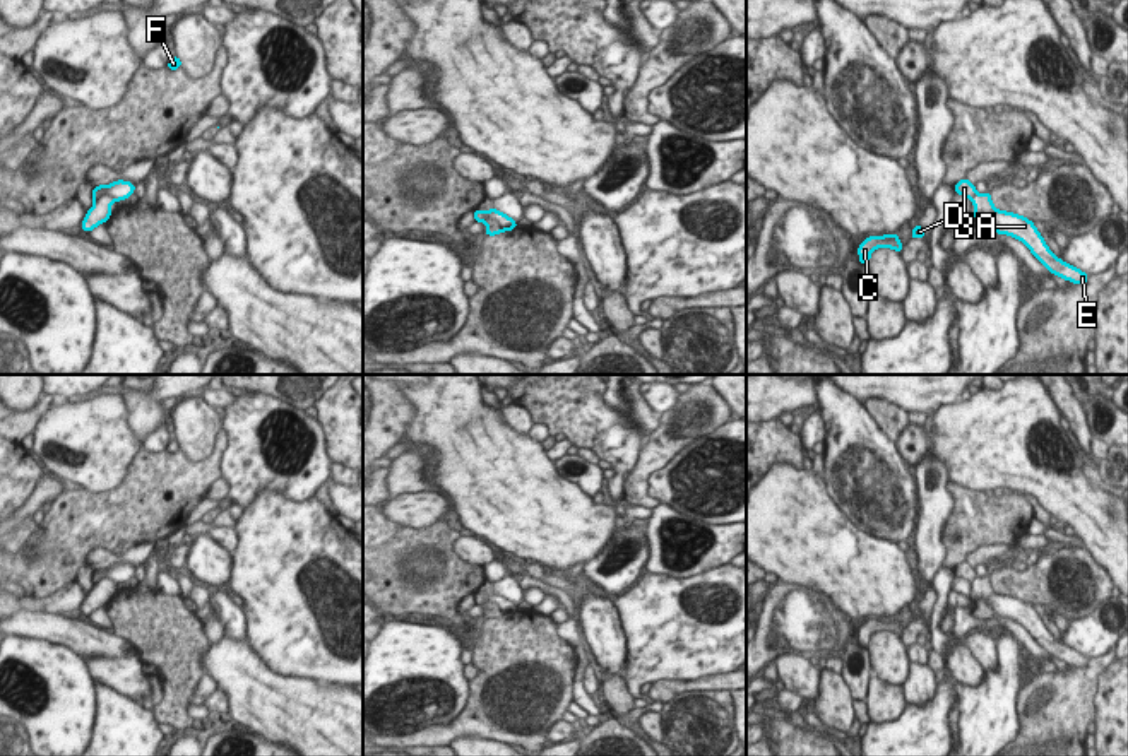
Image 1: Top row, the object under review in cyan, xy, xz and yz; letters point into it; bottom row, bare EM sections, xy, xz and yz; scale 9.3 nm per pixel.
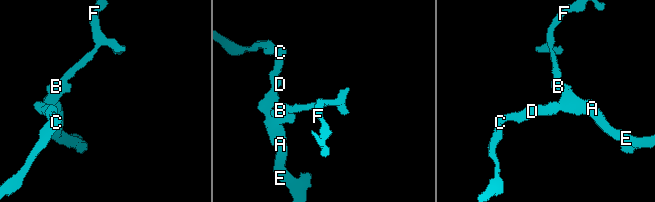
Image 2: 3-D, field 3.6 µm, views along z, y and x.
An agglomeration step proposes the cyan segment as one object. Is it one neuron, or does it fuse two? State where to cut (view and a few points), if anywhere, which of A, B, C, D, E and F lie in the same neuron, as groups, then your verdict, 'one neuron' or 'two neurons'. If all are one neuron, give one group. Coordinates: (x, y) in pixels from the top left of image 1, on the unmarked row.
cut in xy along (113, 580), (103, 578), (96, 585); A C D E / B F; two neurons

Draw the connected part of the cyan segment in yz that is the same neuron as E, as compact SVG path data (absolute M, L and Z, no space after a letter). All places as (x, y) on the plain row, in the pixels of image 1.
M991 576L974 578L974 602L984 602L998 617L1008 617L1020 623L1051 657L1075 667L1087 665L1087 657L1060 643L1048 631L1032 604L1018 597L998 594L991 585Z

